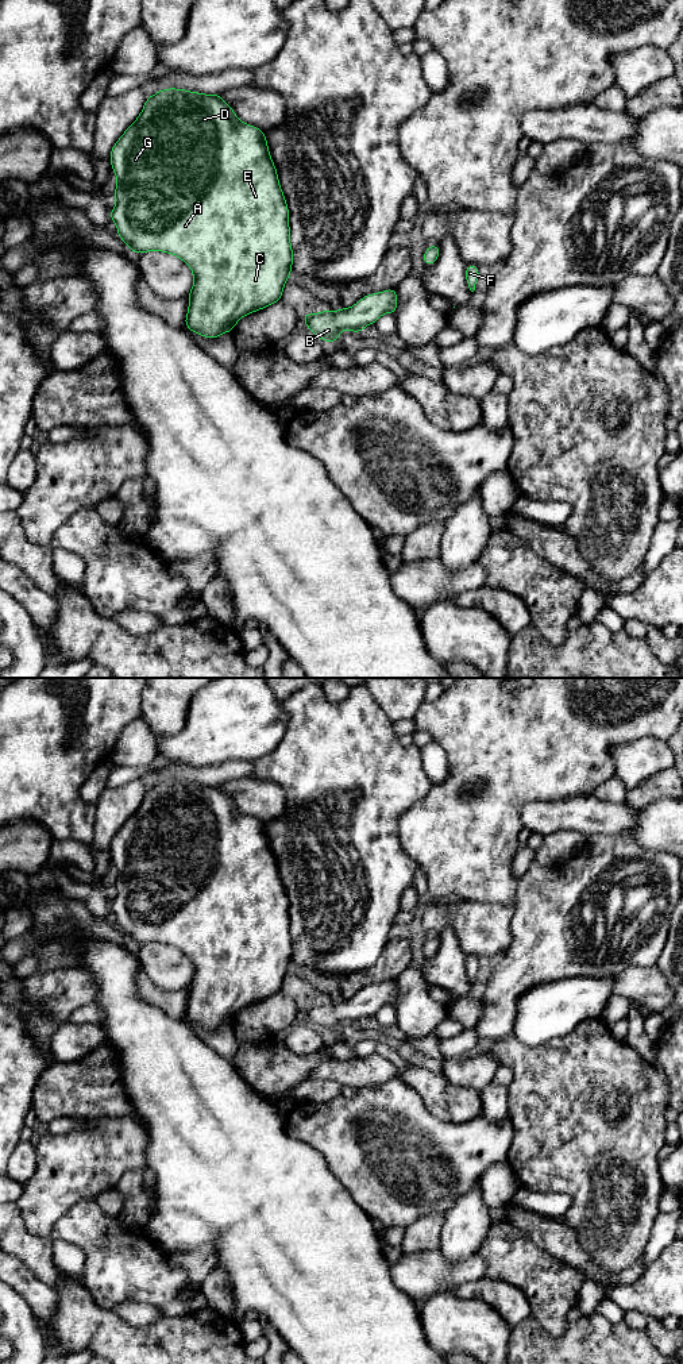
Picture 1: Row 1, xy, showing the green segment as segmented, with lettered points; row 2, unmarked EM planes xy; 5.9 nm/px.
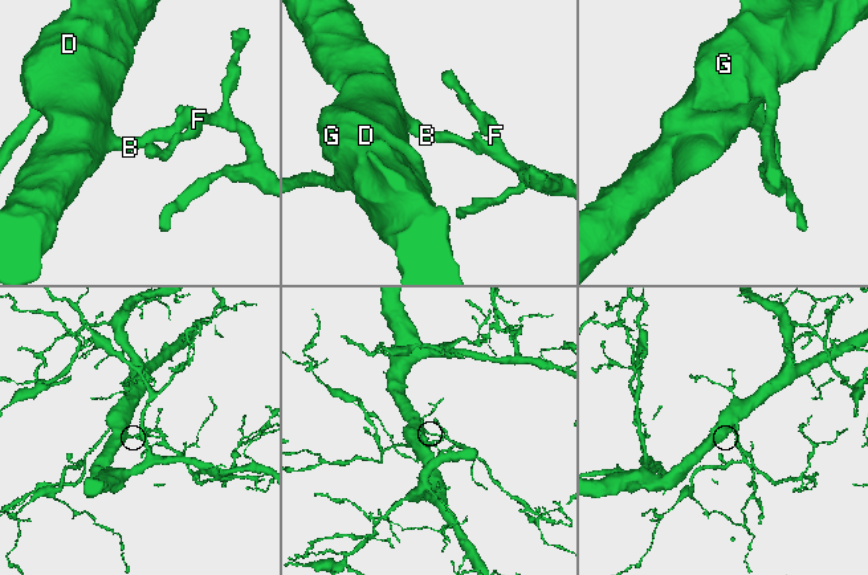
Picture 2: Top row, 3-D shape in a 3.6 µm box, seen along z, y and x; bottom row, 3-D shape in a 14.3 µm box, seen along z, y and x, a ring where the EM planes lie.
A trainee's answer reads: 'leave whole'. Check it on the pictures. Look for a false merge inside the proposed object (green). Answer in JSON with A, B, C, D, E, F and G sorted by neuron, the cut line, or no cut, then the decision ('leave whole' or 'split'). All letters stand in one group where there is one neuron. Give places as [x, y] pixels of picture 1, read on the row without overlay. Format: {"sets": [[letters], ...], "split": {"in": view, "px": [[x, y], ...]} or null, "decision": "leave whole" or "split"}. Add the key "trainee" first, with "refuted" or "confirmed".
{"trainee": "confirmed", "sets": [["A", "B", "C", "D", "E", "F", "G"]], "split": null, "decision": "leave whole"}

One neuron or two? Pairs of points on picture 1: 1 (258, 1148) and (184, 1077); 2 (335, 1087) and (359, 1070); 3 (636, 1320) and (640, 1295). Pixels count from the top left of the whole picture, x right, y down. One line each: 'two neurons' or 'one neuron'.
1: one neuron
2: two neurons
3: two neurons

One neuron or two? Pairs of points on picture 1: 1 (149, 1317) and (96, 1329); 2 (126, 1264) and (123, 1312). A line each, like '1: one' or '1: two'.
1: two
2: two

